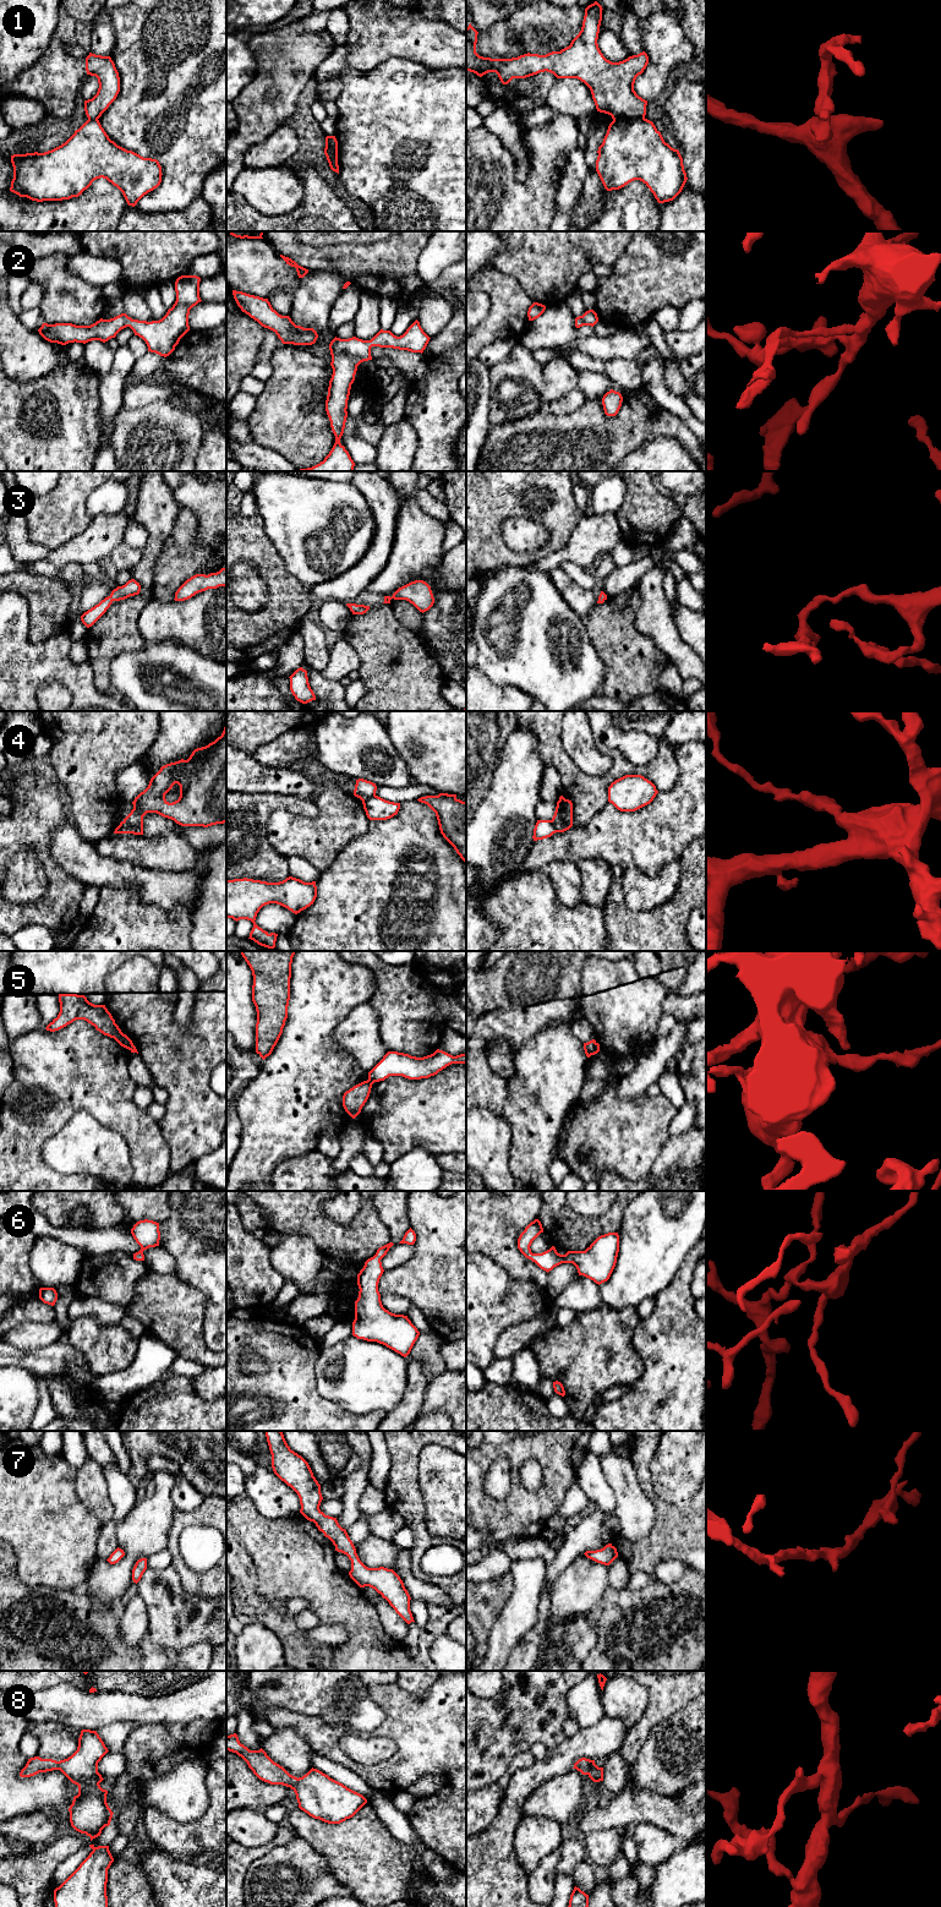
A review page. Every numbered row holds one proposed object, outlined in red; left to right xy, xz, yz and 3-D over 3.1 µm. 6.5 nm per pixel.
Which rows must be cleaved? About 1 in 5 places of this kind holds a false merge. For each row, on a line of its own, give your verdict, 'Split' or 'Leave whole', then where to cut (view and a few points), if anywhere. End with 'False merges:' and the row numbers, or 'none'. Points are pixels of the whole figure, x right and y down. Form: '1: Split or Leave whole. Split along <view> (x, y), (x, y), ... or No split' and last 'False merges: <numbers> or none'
1: Split. Split along yz (644, 116), (613, 120)
2: Leave whole. No split
3: Leave whole. No split
4: Split. Split along xy (122, 821), (132, 832)
5: Split. Split along xz (368, 1078), (373, 1082)
6: Leave whole. No split
7: Leave whole. No split
8: Leave whole. No split
False merges: 1, 4, 5

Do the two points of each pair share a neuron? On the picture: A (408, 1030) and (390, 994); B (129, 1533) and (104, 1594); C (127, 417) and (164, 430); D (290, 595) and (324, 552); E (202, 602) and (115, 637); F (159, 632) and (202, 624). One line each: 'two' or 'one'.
A: one
B: one
C: one
D: two
E: two
F: one

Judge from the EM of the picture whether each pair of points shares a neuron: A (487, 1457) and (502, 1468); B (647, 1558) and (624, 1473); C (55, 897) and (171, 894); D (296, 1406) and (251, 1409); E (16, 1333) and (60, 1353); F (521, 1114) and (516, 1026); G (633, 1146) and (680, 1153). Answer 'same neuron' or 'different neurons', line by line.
A: different neurons
B: different neurons
C: different neurons
D: same neuron
E: different neurons
F: different neurons
G: different neurons

